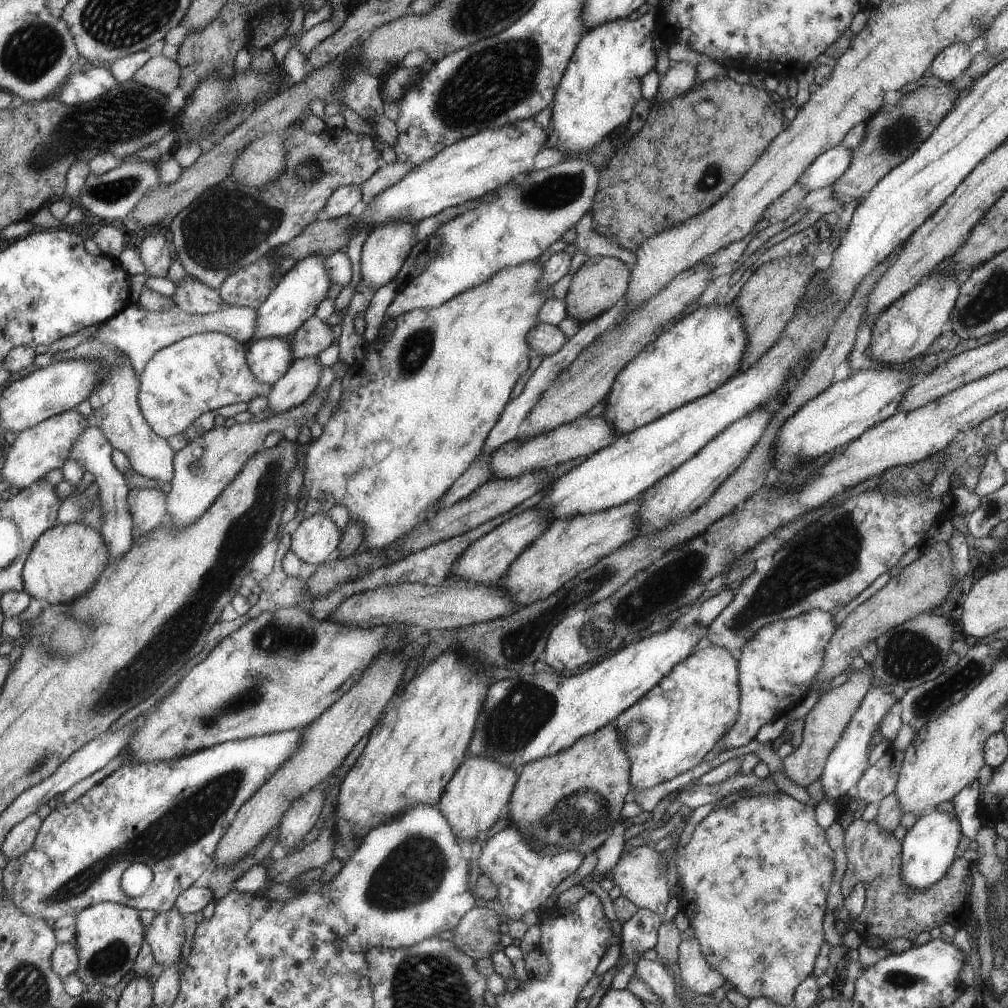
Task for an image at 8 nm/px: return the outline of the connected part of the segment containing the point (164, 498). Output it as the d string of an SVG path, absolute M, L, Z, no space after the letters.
M132 488L128 494L128 501L131 512L134 516L134 536L135 539L147 534L150 530L157 528L168 516L168 494L163 494L161 489Z

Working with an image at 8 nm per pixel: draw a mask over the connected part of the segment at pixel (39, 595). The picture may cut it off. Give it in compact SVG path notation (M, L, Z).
M82 523L56 524L47 529L31 549L31 554L24 565L23 576L25 590L35 599L46 600L53 605L72 604L90 590L95 588L97 581L110 564L110 548L101 530Z

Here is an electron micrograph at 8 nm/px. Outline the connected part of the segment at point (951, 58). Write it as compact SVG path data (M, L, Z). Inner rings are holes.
M956 42L946 46L934 60L930 62L929 72L943 83L953 82L959 73L971 64L971 54L967 51L967 44Z

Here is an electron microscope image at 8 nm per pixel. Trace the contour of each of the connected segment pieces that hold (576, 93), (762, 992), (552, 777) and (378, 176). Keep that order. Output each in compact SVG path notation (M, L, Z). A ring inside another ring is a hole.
M650 6L635 20L623 17L601 22L582 34L554 94L553 130L547 134L546 146L555 146L562 156L581 156L629 120L633 104L641 98L639 78L657 62L657 49L651 46L655 12Z
M783 792L767 793L757 796L746 796L724 808L710 810L708 814L695 826L691 839L683 848L676 849L676 871L681 887L678 890L679 908L688 918L688 924L695 931L694 937L698 940L704 957L711 968L719 970L724 980L731 982L734 990L752 999L753 997L767 997L777 1006L789 1003L798 984L805 980L805 976L811 972L813 960L817 956L817 950L821 948L823 930L821 920L825 912L825 896L831 884L831 870L833 870L833 851L827 844L824 830L817 824L814 817L814 807L805 805L793 799Z
M609 722L605 726L602 726L601 729L597 729L594 733L589 733L585 737L578 738L569 749L560 750L550 757L543 757L537 761L531 761L523 765L520 769L518 781L514 784L514 792L511 793L510 801L507 803L508 814L506 817L511 824L515 824L519 828L533 826L537 822L537 825L532 830L532 834L535 839L541 842L541 850L547 855L557 855L565 851L577 851L582 855L586 855L603 844L605 838L611 834L611 826L615 826L615 822L621 820L619 818L619 810L621 810L621 804L626 801L623 798L626 798L625 794L629 792L630 787L630 759L625 751L624 740L621 737L621 731L617 730L614 722Z
M397 162L385 164L375 171L365 182L362 182L360 200L363 206L373 199L373 197L381 191L391 188L394 184L402 180L412 168L412 164L408 162Z

